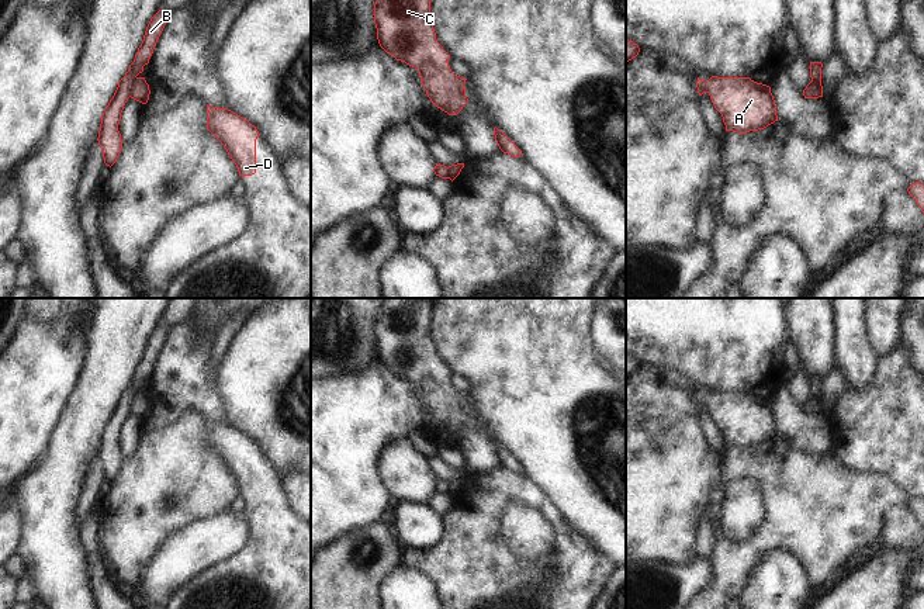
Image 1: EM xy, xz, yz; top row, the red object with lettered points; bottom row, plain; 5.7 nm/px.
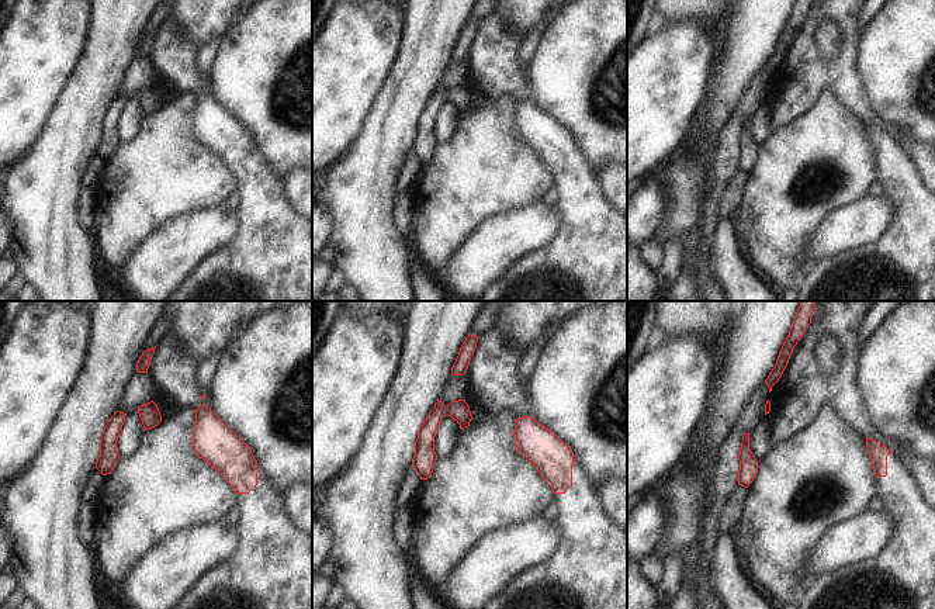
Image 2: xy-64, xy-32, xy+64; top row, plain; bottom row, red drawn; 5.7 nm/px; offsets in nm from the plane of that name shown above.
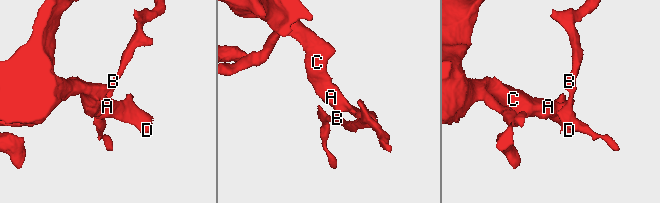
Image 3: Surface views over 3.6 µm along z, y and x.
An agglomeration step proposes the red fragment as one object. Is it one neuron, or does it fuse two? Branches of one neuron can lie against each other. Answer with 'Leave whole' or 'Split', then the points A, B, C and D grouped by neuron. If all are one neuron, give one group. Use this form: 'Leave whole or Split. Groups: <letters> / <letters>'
Split. Groups: A C D / B.

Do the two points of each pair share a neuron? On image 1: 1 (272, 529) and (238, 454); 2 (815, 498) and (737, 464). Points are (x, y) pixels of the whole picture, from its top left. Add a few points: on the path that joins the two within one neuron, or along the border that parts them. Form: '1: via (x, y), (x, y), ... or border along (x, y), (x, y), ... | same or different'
1: via (267, 511), (260, 485), (253, 473) | same
2: via (795, 483), (774, 464), (757, 464) | same

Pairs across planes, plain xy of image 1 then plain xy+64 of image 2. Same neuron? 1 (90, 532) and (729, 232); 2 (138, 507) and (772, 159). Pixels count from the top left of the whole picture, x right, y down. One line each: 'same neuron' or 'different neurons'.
1: same neuron
2: same neuron

